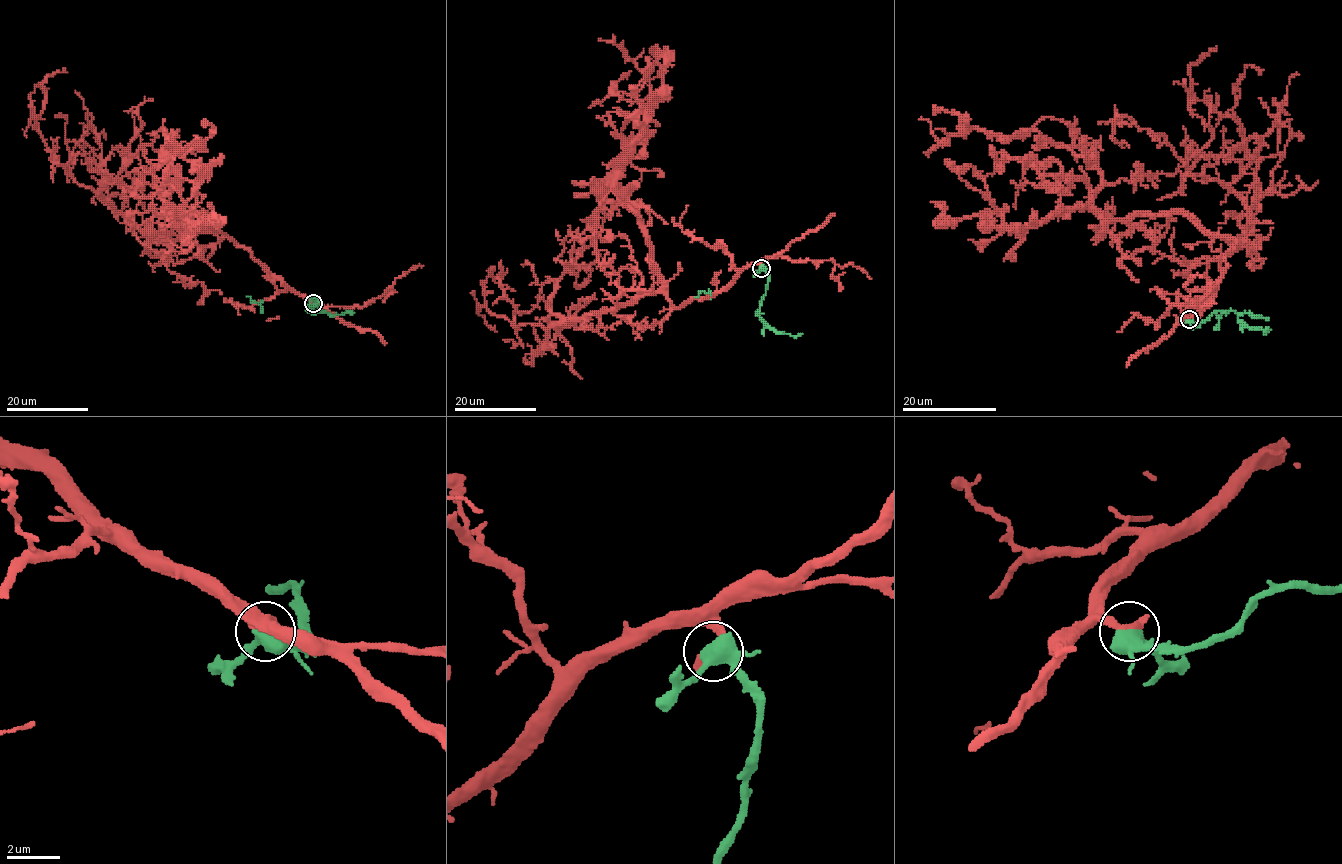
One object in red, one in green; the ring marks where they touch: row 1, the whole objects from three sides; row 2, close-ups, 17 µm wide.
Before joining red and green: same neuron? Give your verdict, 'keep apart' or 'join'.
join

